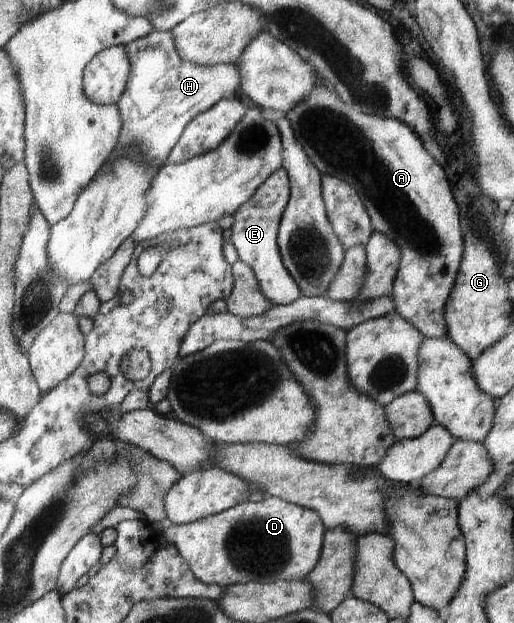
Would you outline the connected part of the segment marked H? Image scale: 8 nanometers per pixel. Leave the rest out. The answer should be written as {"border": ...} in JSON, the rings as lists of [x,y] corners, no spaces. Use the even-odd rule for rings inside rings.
{"border":[[[153,30],[151,34],[134,40],[124,48],[128,50],[131,60],[131,78],[117,104],[123,118],[123,130],[105,164],[107,166],[133,150],[137,154],[145,154],[145,158],[149,158],[153,164],[162,166],[188,124],[197,115],[215,107],[220,100],[236,98],[244,82],[239,65],[201,66],[185,61],[176,48],[173,31]]]}

